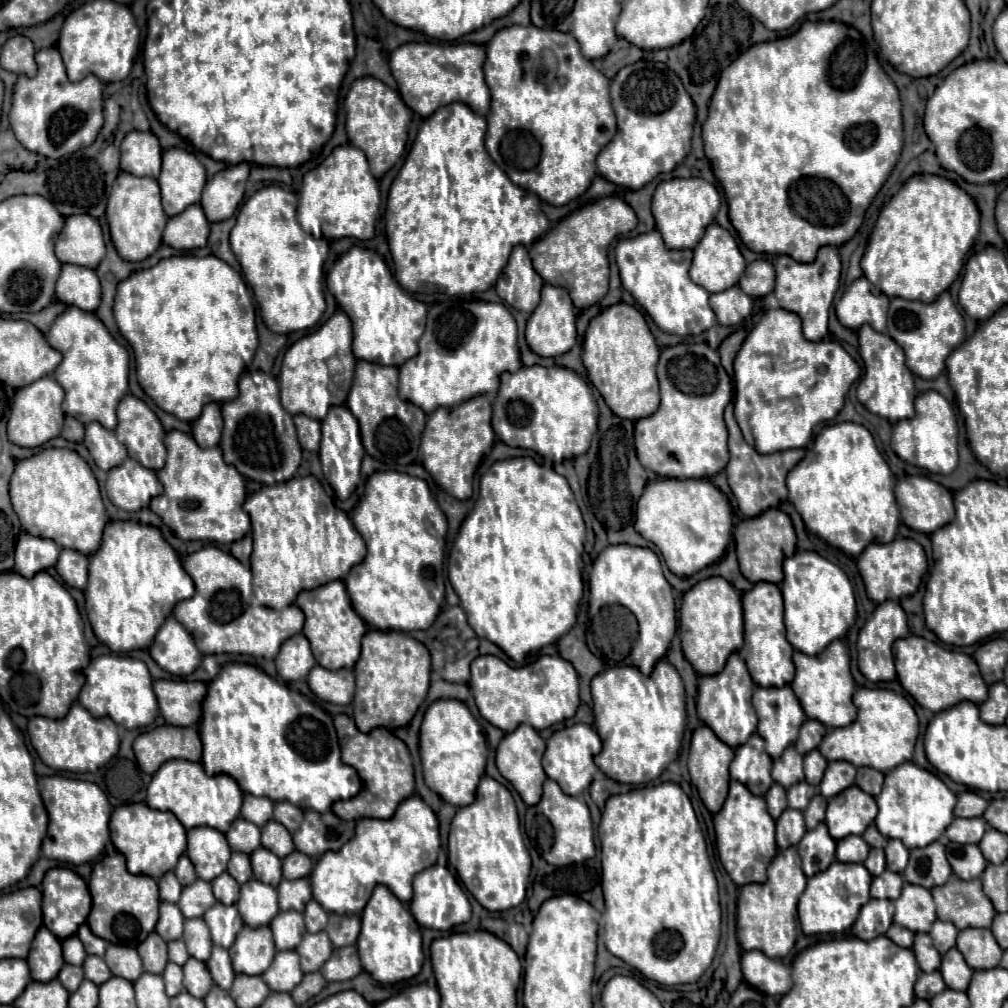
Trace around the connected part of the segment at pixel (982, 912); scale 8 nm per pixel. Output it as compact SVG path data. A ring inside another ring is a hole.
M952 875L944 887L932 889L936 915L942 921L952 921L958 929L990 927L996 915L992 901L982 891L982 881L962 881Z

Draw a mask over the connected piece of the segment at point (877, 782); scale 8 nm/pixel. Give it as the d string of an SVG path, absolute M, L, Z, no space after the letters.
M860 767L858 769L858 775L856 775L856 785L870 793L870 795L878 795L880 789L882 789L882 783L884 783L884 775L872 767Z

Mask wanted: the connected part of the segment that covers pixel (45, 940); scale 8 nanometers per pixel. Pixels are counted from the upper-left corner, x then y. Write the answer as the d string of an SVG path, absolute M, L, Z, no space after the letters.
M40 927L32 941L28 965L32 971L32 979L42 983L56 979L60 967L64 965L60 939L56 939L56 935L52 935L52 931L48 931L46 927Z

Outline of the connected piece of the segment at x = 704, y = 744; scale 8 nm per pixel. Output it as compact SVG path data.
M702 725L692 733L688 769L692 769L692 785L698 789L700 799L704 801L708 811L712 811L712 813L720 811L720 807L724 805L724 799L728 795L728 785L730 785L728 765L730 765L732 757L734 757L734 749L728 747L726 743L720 743L720 739L716 739L716 735L710 727Z

